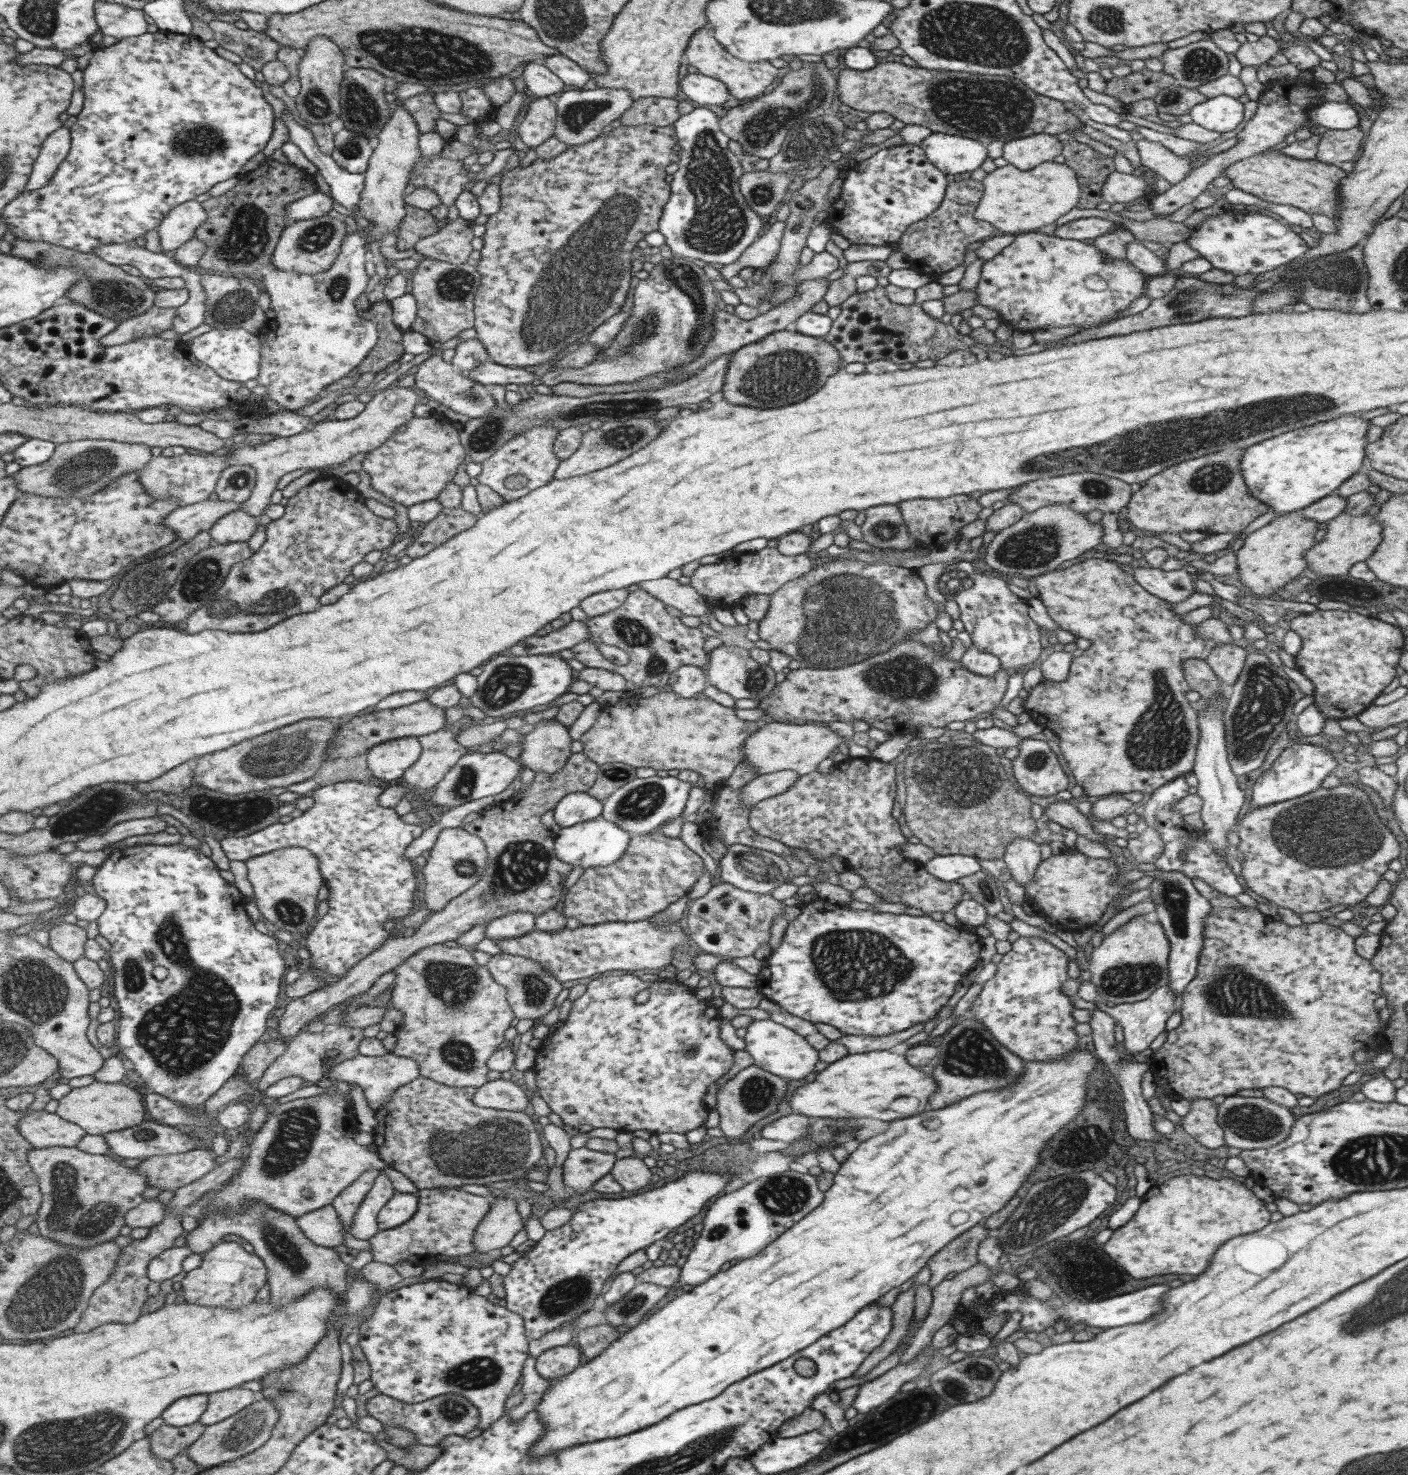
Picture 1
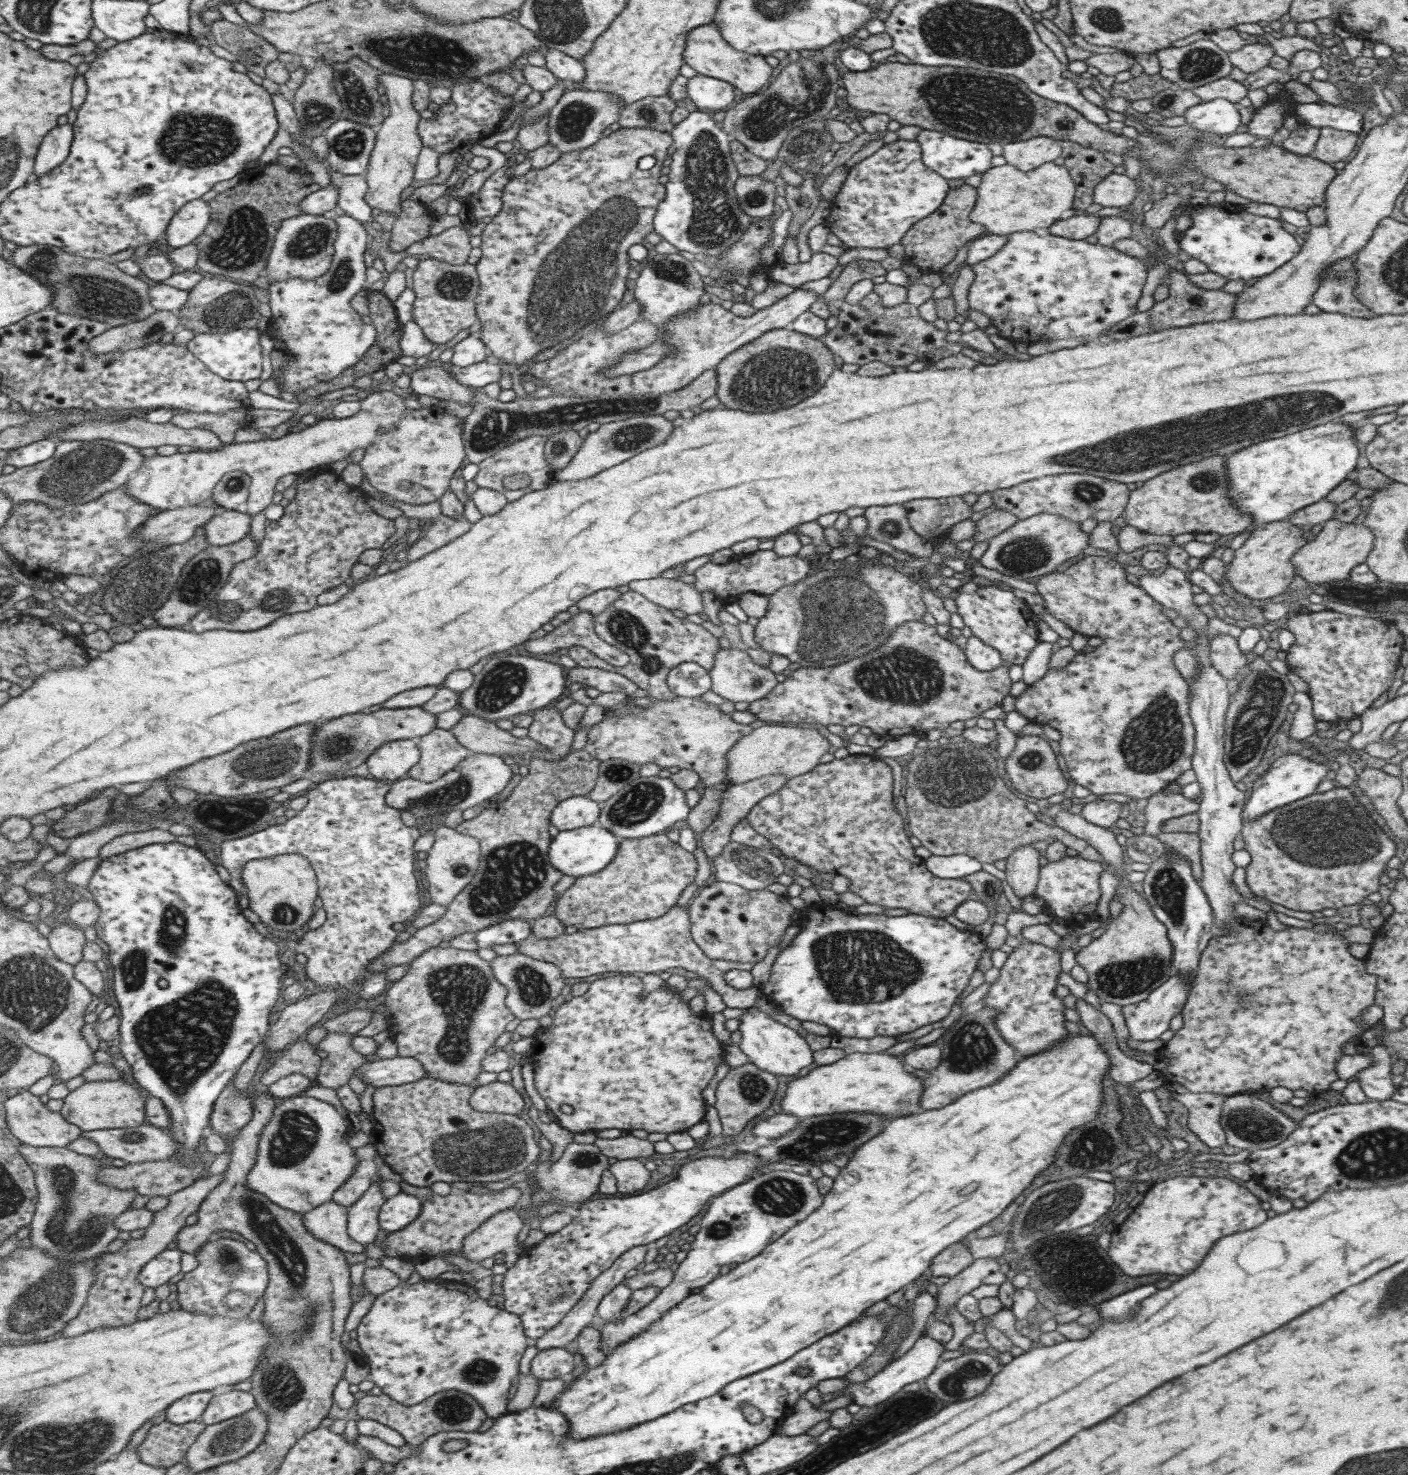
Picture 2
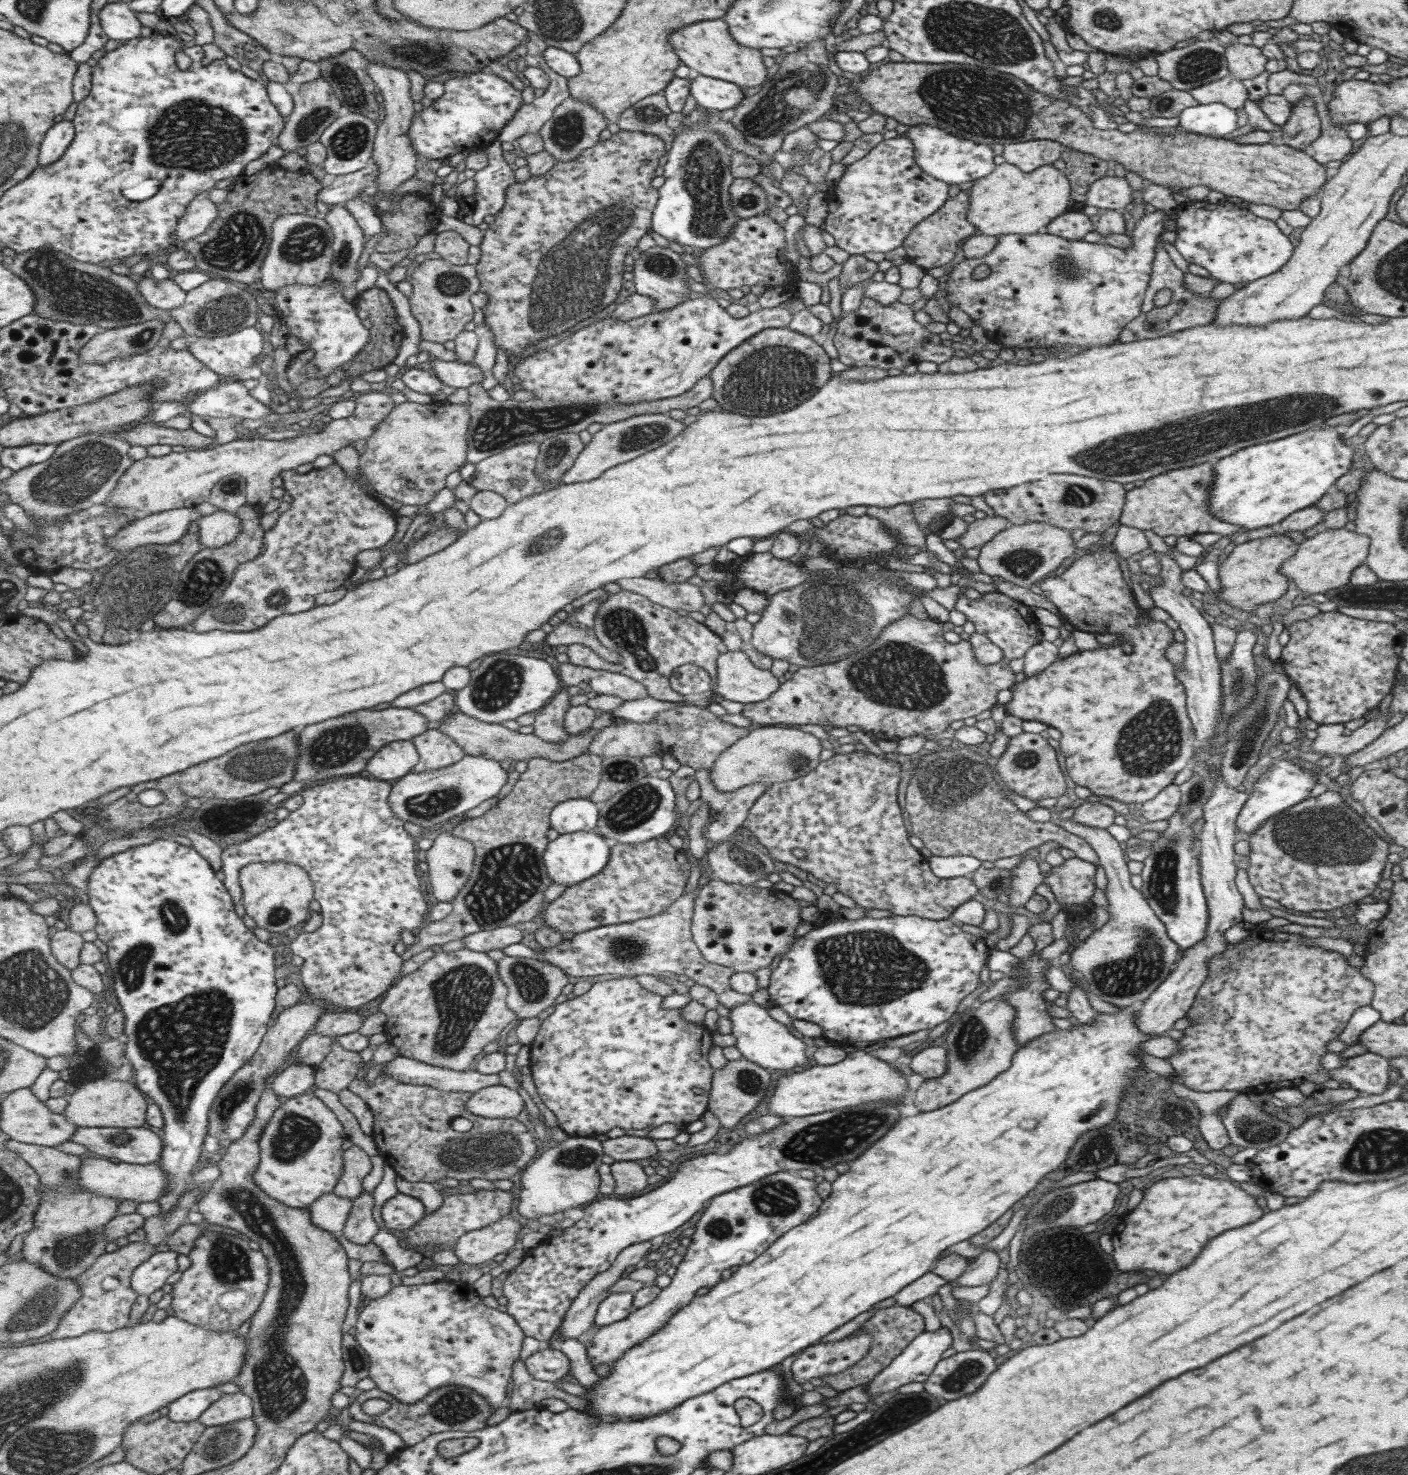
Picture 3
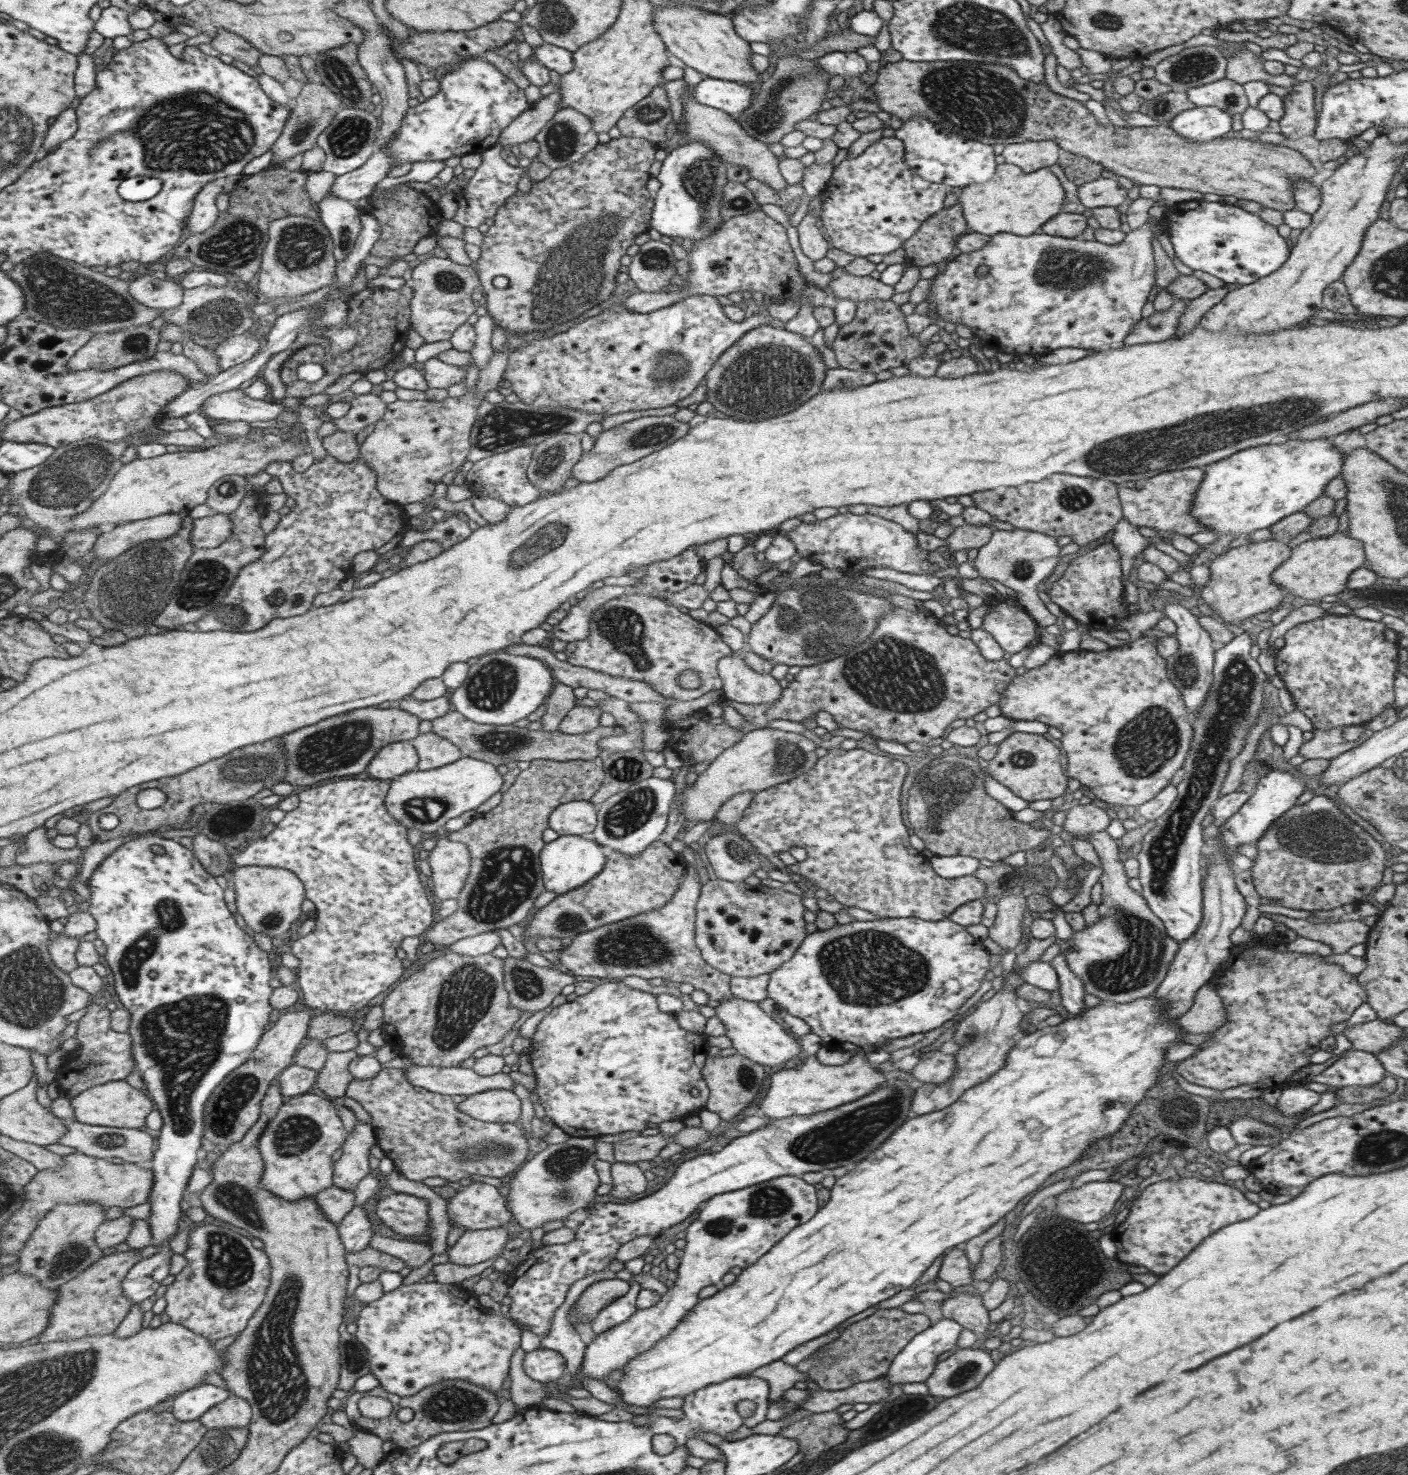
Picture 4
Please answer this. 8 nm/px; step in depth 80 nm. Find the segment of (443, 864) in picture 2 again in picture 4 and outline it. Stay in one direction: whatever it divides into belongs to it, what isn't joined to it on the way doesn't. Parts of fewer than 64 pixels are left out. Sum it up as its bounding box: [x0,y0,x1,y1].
[428,837,470,900]

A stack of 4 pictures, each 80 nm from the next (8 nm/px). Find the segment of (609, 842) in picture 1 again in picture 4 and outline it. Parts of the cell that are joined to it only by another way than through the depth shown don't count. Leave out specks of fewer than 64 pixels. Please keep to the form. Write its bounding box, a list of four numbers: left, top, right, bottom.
[537,836,606,895]

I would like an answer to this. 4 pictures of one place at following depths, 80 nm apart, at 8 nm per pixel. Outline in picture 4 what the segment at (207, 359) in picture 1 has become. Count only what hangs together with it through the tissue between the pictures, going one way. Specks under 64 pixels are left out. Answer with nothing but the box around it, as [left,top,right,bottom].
[207,330,263,371]

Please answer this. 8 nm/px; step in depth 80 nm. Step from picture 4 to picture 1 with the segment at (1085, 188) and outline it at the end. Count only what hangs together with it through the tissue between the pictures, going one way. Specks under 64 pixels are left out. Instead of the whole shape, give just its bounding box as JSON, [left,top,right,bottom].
[1101,171,1147,204]

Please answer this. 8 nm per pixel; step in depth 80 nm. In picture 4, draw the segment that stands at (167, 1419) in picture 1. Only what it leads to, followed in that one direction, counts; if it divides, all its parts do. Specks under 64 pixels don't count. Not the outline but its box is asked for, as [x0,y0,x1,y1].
[171,1383,232,1422]

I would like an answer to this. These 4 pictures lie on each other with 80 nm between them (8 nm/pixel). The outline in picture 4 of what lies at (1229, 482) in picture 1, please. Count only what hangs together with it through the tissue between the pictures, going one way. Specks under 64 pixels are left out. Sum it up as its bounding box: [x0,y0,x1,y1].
[1117,468,1209,536]

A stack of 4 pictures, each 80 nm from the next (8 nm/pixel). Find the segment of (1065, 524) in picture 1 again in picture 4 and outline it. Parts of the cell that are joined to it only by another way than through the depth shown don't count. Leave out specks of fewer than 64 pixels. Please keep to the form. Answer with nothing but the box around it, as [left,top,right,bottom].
[970,528,1059,627]

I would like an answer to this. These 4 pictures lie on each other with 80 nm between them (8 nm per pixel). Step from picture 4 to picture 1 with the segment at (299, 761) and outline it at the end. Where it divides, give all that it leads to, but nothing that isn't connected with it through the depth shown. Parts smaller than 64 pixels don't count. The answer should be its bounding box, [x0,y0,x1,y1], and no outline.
[328,699,445,759]

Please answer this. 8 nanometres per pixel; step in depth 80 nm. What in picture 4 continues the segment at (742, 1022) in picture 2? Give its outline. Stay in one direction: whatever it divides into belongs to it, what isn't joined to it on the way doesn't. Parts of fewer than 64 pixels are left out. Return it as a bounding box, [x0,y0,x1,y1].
[713,997,801,1068]

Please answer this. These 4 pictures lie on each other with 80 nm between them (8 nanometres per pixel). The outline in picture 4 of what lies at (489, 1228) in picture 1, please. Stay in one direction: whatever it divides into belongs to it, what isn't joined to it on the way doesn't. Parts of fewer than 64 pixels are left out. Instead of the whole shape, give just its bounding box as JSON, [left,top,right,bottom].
[447,1226,508,1266]

